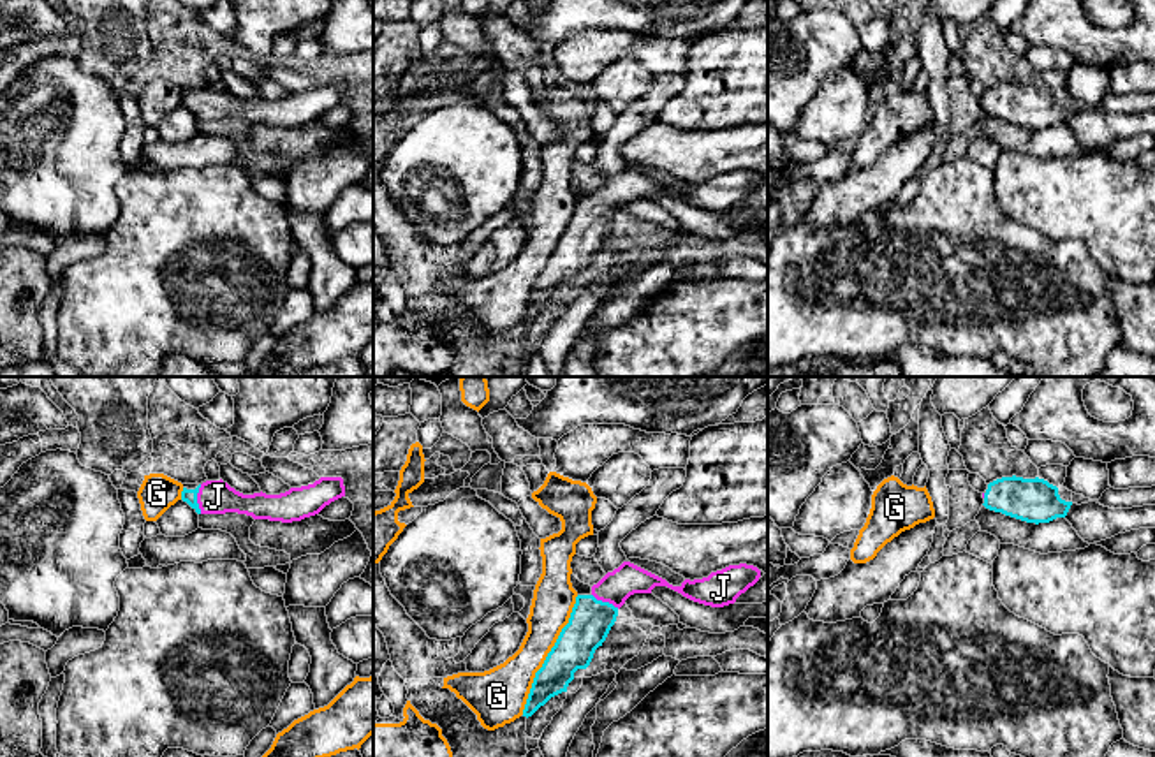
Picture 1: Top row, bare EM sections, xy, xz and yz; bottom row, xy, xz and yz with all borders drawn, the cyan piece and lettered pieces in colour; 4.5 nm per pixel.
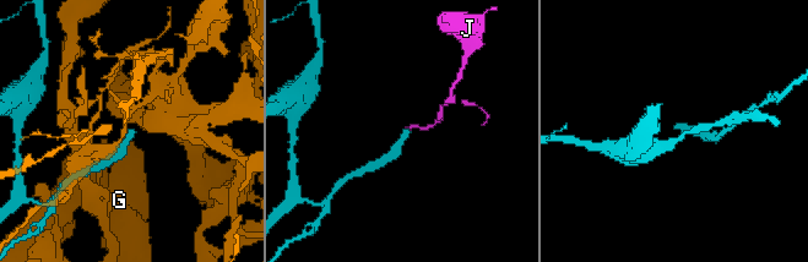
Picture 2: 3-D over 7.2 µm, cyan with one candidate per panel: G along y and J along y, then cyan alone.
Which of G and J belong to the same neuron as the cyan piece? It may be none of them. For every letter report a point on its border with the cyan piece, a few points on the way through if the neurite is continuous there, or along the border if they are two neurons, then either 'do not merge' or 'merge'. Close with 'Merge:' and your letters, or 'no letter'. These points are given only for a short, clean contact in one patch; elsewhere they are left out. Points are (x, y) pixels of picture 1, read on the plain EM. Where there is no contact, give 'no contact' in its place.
G: meets cyan in xz at (548, 261); do not merge
J: meets cyan in xy at (196, 104); runs through xy (187, 101), (196, 104), (215, 102); merge
Merge: J

